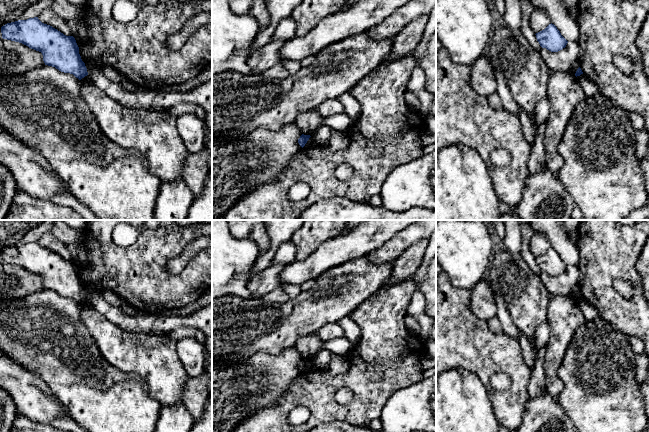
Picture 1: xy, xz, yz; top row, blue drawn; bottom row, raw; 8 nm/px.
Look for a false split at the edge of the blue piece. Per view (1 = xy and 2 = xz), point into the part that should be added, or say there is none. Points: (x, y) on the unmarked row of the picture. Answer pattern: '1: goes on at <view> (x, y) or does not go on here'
1: does not go on here
2: does not go on here

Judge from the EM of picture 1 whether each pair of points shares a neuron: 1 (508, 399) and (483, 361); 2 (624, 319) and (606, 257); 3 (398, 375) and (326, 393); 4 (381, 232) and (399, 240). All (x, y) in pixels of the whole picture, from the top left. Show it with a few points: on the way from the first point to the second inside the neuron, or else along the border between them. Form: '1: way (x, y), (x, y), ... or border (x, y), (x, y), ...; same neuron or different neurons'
1: way (497, 396), (486, 382), (485, 372); same neuron
2: way (610, 304), (606, 300), (606, 272); same neuron
3: way (380, 376), (344, 380); same neuron
4: border (403, 230), (400, 230), (373, 250); different neurons

